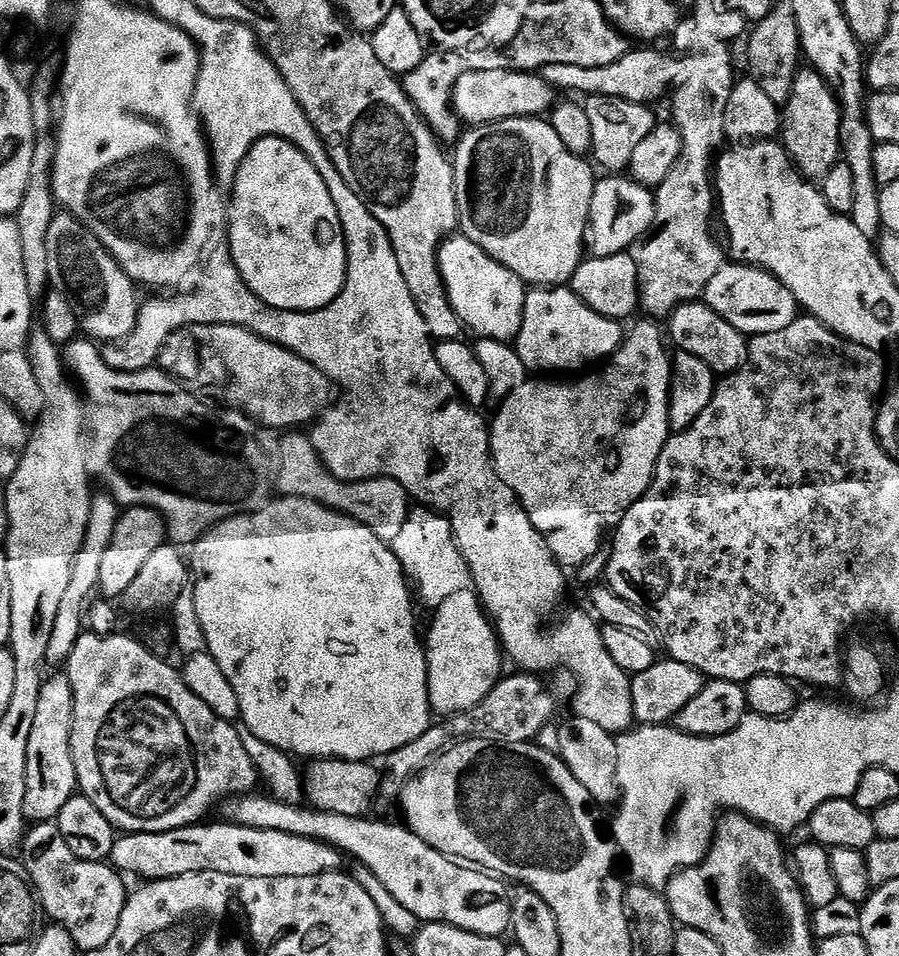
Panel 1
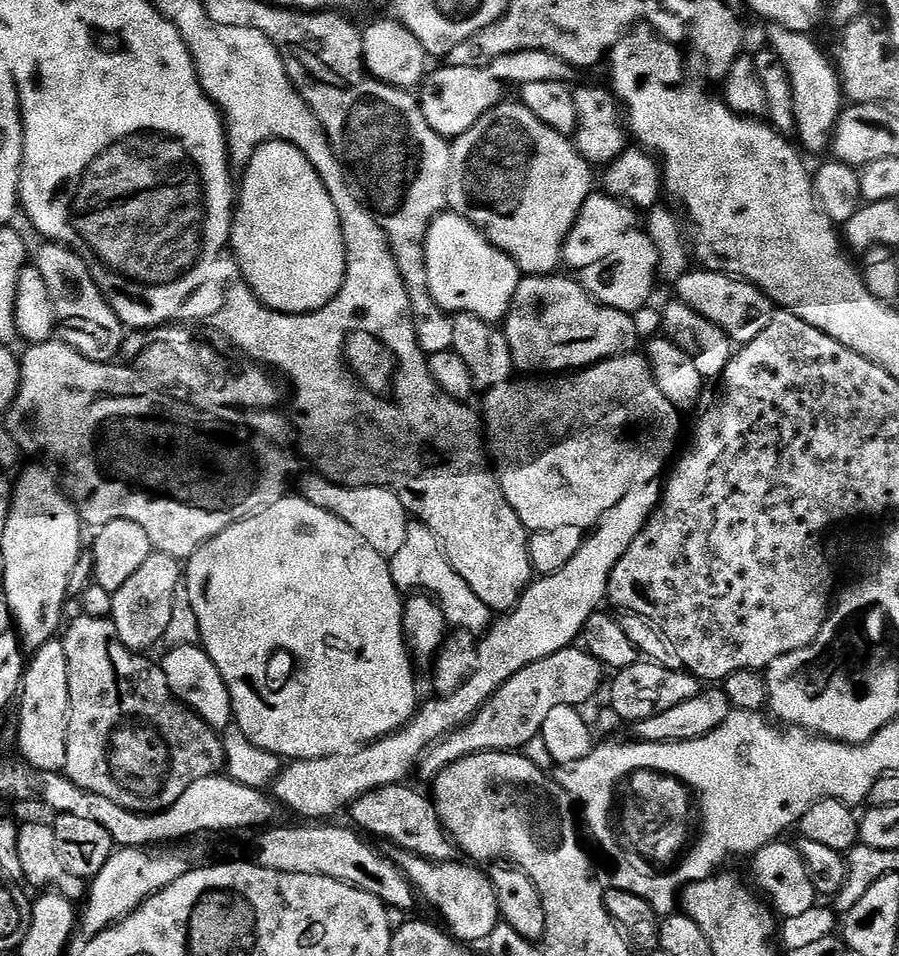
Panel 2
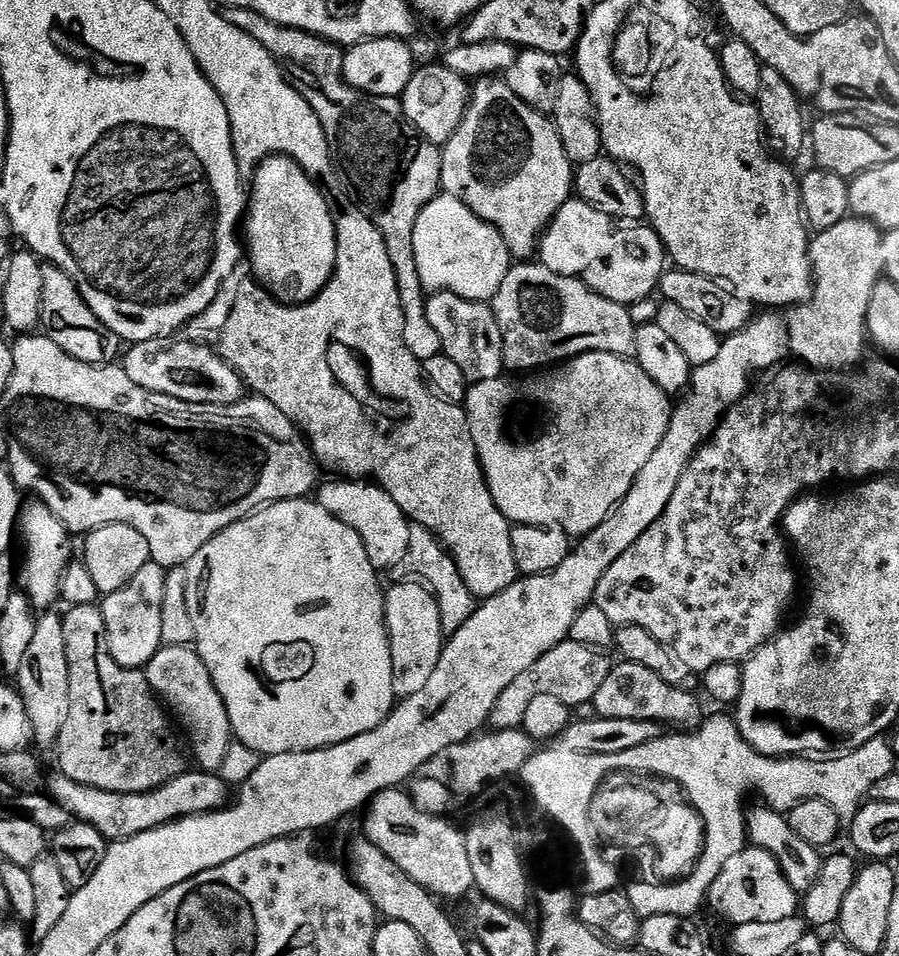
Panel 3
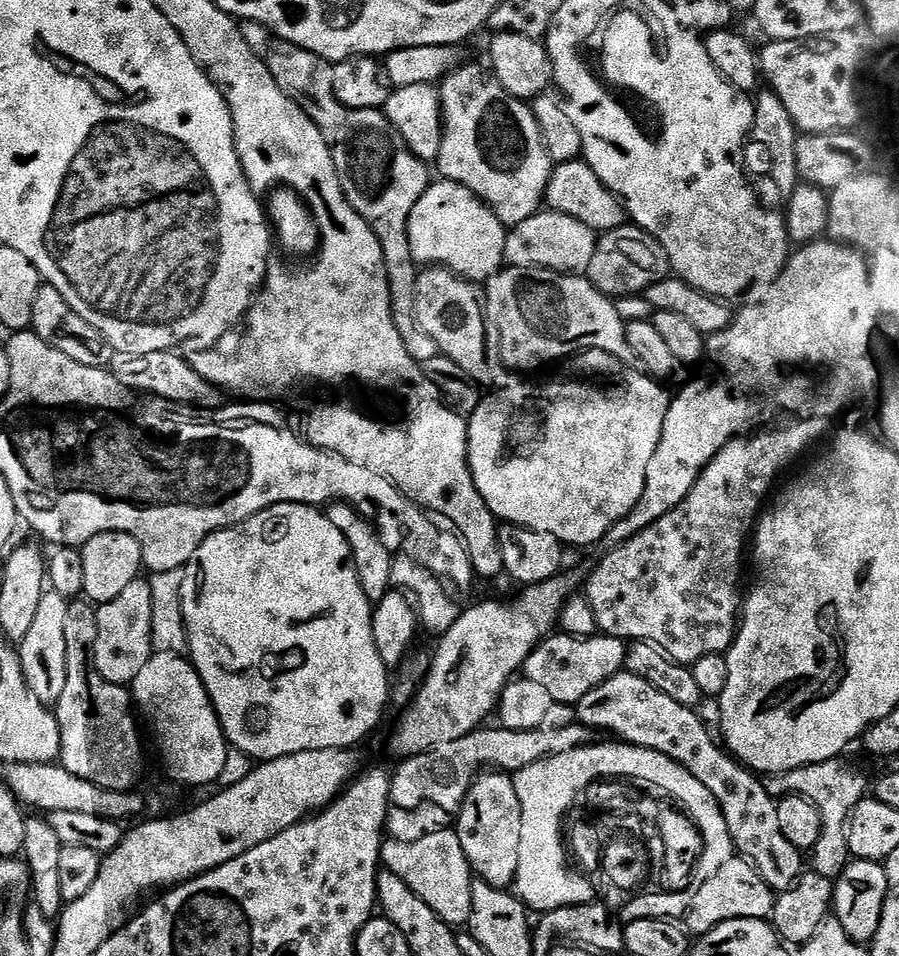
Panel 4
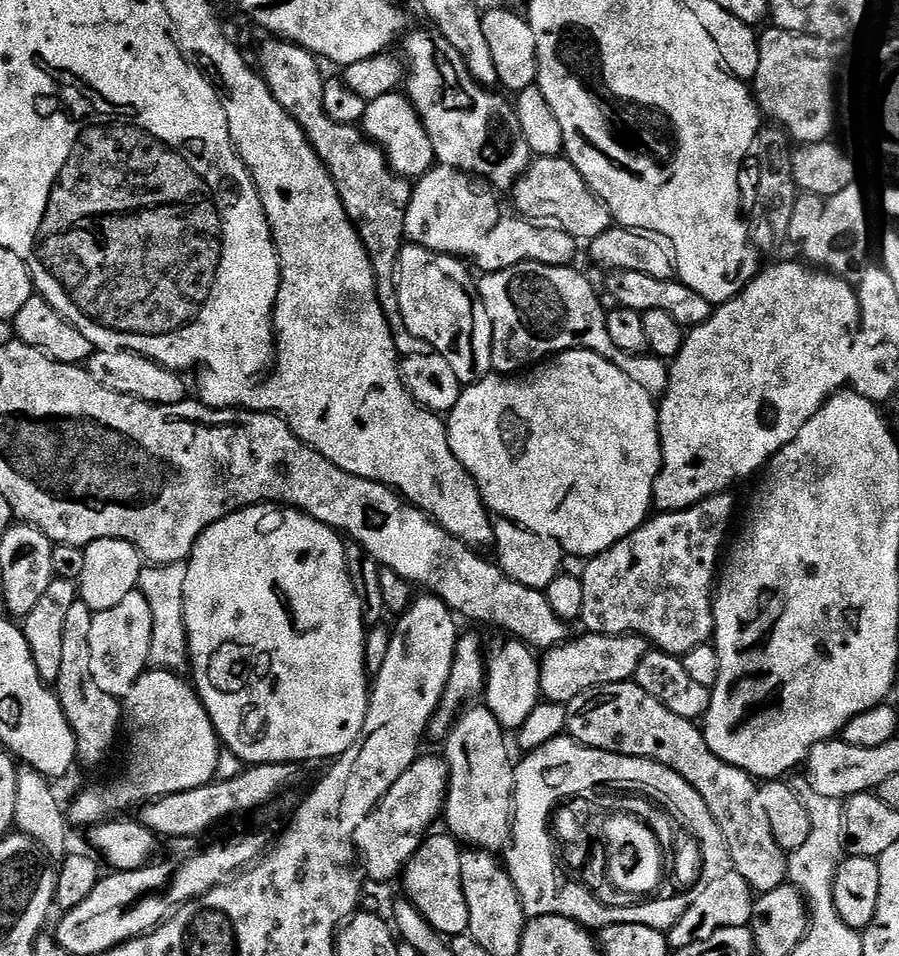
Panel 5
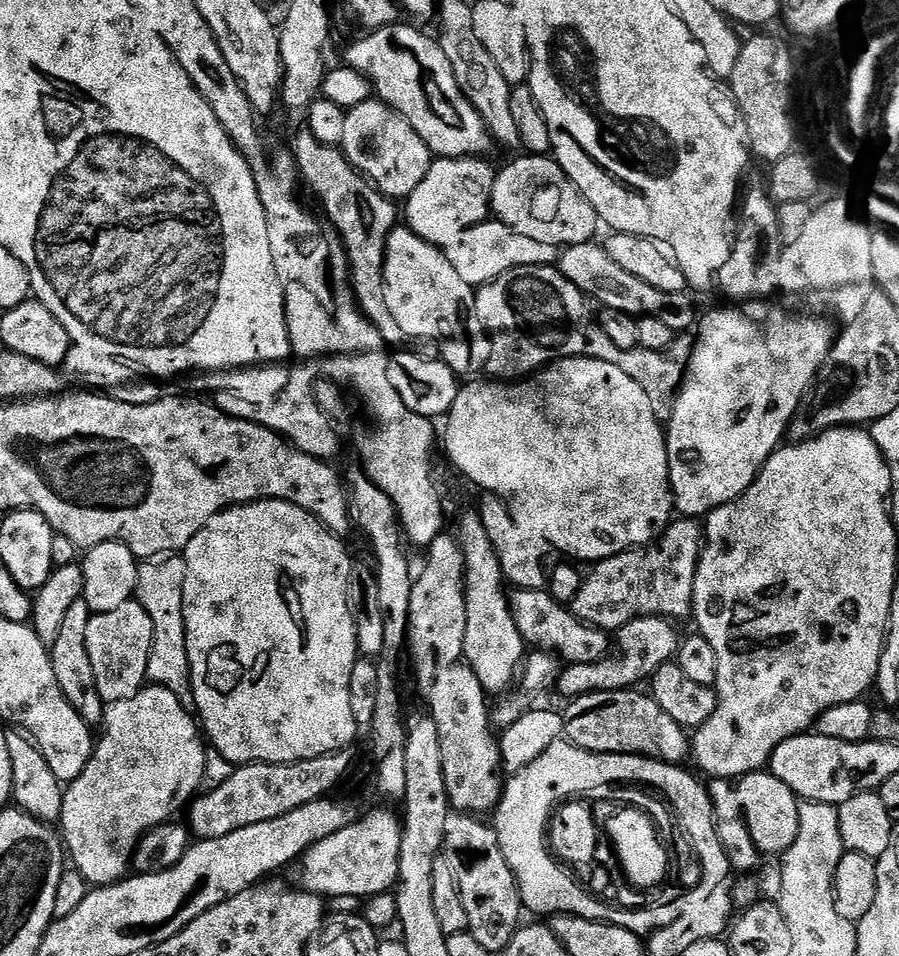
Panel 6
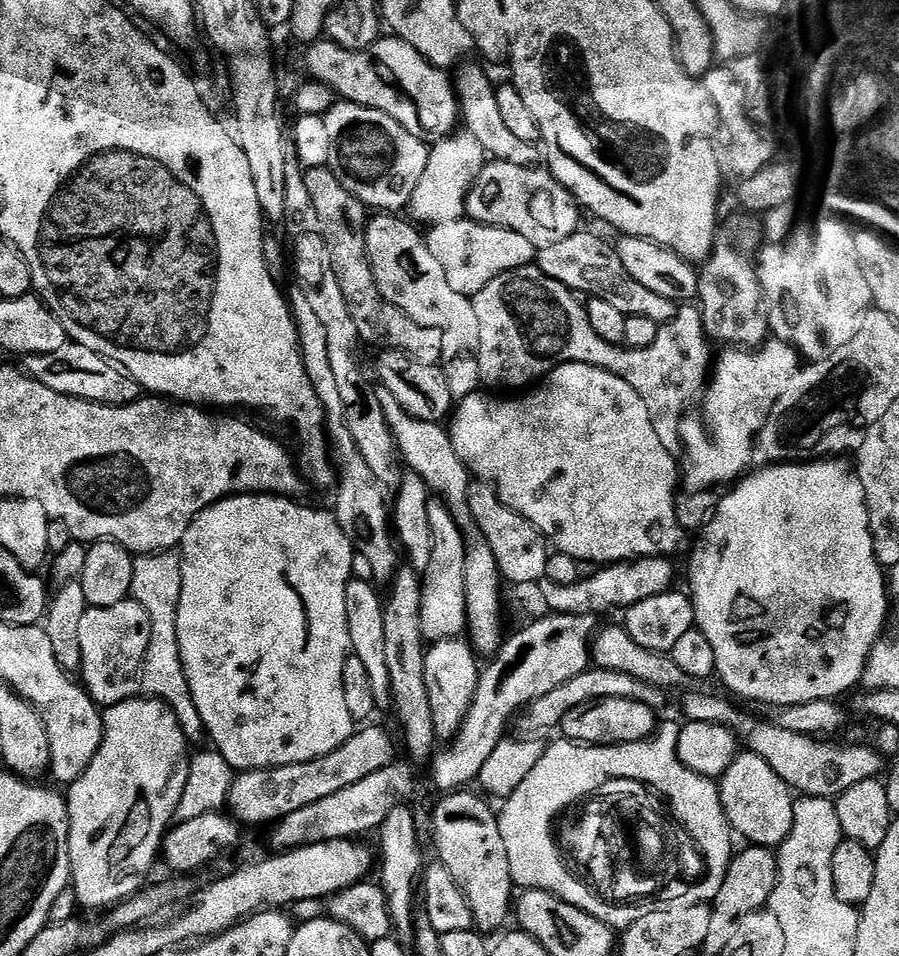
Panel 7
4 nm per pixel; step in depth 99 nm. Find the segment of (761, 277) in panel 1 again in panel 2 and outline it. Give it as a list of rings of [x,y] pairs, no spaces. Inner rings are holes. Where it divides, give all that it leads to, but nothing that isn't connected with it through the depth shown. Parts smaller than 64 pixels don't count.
[[[690,270],[675,281],[679,303],[690,306],[698,314],[702,314],[714,326],[722,329],[732,341],[743,346],[758,338],[766,326],[777,314],[777,305],[764,293],[746,280],[729,276],[727,272],[709,272],[707,270]]]

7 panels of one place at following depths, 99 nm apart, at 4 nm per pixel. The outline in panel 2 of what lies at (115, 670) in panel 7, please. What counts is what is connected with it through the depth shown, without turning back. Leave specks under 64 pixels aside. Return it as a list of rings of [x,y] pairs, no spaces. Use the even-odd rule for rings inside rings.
[[[153,552],[146,562],[130,574],[130,579],[112,593],[112,625],[118,637],[133,652],[143,653],[144,648],[152,648],[168,634],[170,618],[177,615],[176,591],[182,588],[182,564],[165,552]]]

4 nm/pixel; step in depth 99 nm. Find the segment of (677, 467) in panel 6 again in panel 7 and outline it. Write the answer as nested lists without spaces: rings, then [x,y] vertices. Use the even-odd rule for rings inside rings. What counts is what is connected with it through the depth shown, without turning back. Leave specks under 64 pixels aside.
[[[775,338],[769,339],[755,350],[741,350],[732,346],[720,357],[715,357],[714,367],[710,372],[710,379],[703,393],[704,400],[704,428],[696,420],[685,419],[680,425],[680,439],[683,451],[688,451],[688,469],[683,469],[682,484],[694,491],[696,494],[704,494],[707,488],[715,484],[728,484],[739,481],[749,469],[752,461],[752,447],[756,445],[756,436],[762,430],[770,410],[776,405],[778,397],[784,393],[786,386],[796,377],[802,367],[801,357],[796,349]]]

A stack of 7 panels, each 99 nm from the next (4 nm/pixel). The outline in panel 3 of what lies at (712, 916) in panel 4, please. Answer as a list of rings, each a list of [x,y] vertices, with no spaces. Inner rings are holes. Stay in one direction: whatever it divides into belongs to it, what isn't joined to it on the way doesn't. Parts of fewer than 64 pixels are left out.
[[[745,846],[740,853],[734,855],[730,862],[726,863],[722,874],[718,874],[718,878],[714,878],[714,882],[708,887],[706,904],[709,909],[712,907],[714,911],[721,912],[729,920],[729,925],[735,926],[750,922],[782,922],[785,918],[797,915],[802,900],[794,890],[794,886],[790,886],[790,882],[786,882],[786,874],[782,874],[774,854],[761,848]]]

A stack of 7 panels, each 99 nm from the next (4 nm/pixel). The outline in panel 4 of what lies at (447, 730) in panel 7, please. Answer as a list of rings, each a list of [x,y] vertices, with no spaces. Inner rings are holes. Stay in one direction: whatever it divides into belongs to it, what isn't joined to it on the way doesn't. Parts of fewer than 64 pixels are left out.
[[[495,770],[477,776],[460,806],[454,831],[462,842],[468,865],[479,879],[495,888],[511,889],[518,874],[518,854],[522,851],[522,806],[511,775]]]

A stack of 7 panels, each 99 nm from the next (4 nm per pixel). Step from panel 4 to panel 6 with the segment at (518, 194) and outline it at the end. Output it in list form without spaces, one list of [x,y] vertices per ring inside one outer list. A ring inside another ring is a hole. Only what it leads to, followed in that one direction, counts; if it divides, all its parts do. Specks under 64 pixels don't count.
[[[404,23],[364,34],[345,50],[343,63],[372,81],[375,95],[414,126],[418,138],[426,142],[433,157],[480,158],[488,154],[484,152],[494,148],[492,133],[478,110],[462,94],[458,78],[454,78],[454,66],[450,66],[450,58],[443,53],[439,39],[432,37],[431,40],[426,33]]]

